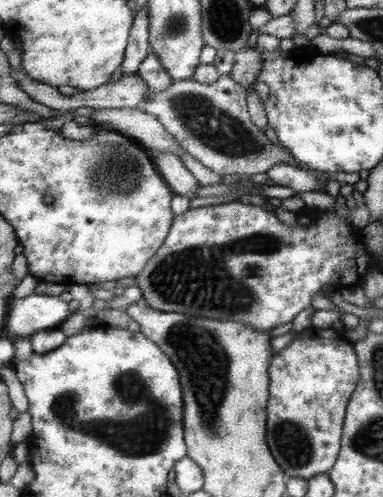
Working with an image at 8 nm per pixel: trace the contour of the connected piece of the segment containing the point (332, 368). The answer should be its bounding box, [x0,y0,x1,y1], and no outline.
[267,326,360,480]

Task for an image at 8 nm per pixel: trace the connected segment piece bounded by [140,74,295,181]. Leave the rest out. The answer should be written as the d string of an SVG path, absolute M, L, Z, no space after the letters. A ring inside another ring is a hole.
M222 75L214 84L196 82L193 78L174 81L168 90L151 93L151 98L140 105L146 114L155 116L168 134L174 136L176 143L186 150L194 159L200 161L208 170L220 177L238 174L241 181L249 179L254 174L268 172L280 163L294 165L295 158L282 146L272 144L266 134L250 122L248 106L246 106L246 89L238 84L231 76Z

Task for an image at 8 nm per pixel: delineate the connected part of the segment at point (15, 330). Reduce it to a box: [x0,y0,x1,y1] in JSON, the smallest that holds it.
[4,293,68,342]

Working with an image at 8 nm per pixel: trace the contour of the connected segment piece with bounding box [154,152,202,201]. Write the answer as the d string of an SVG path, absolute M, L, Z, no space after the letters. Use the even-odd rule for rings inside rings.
M154 152L154 163L161 170L162 178L172 188L174 195L193 200L198 198L197 190L202 188L192 173L186 169L179 156L170 152Z

